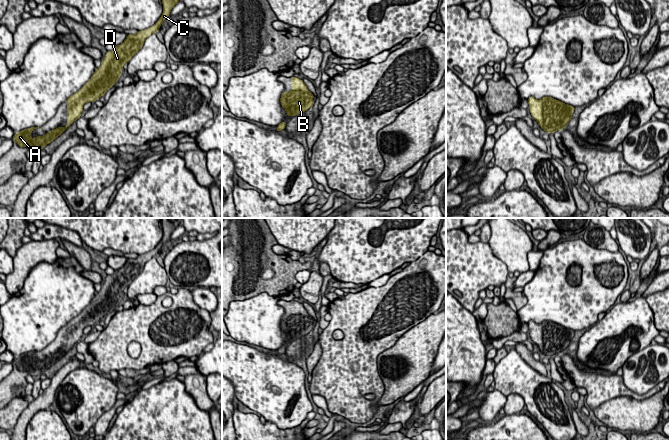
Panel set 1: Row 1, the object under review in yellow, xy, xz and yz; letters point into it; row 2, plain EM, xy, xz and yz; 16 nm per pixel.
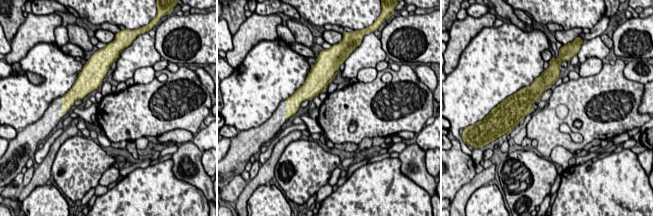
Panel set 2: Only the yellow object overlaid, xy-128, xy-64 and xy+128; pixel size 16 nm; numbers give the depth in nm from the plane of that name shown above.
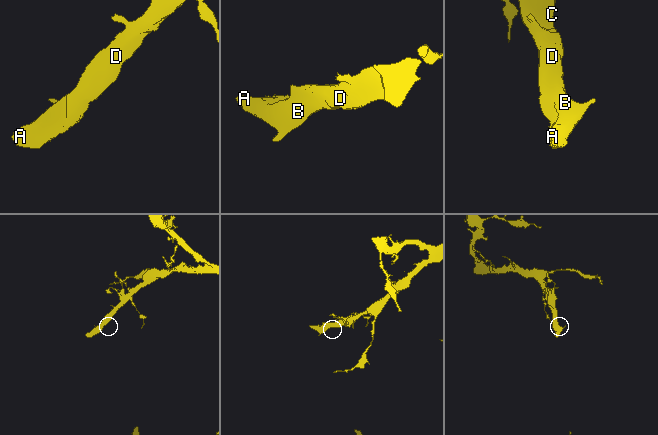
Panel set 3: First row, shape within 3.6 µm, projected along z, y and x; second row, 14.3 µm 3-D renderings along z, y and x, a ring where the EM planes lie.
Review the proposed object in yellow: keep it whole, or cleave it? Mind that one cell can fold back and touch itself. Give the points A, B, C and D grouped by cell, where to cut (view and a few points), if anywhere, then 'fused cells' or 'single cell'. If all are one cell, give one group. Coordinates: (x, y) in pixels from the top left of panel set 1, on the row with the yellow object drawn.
groups A B C D; cut none; single cell

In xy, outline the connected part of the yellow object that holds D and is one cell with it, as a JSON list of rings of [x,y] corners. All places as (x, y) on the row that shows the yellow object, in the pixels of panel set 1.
[[[162,0],[163,13],[152,27],[140,30],[136,34],[128,34],[122,44],[115,46],[112,51],[107,51],[105,58],[101,61],[101,66],[96,68],[89,81],[65,101],[67,103],[67,125],[65,127],[57,127],[44,136],[34,138],[31,138],[30,134],[39,127],[31,127],[15,133],[12,140],[19,147],[30,149],[38,147],[38,151],[41,151],[47,144],[60,136],[75,120],[81,117],[85,103],[94,103],[99,100],[117,82],[123,66],[143,47],[147,37],[159,31],[161,24],[178,2],[179,0]]]

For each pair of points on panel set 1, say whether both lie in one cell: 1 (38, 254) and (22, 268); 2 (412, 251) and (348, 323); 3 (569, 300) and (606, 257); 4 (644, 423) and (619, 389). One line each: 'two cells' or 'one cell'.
1: one cell
2: two cells
3: one cell
4: two cells

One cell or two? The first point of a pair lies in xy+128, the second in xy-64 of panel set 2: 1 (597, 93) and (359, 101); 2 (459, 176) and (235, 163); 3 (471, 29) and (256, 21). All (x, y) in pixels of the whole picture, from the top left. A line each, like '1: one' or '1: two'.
1: one
2: two
3: one

